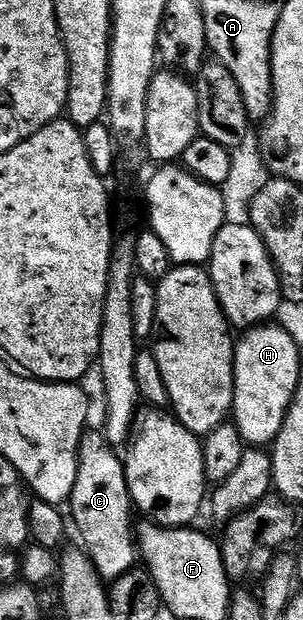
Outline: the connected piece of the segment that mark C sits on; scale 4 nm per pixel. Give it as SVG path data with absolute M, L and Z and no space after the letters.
M87 431L77 449L76 482L72 485L68 508L83 541L83 549L102 580L112 581L134 570L138 551L135 548L135 525L129 521L131 500L127 489L125 465L114 444L99 431Z

